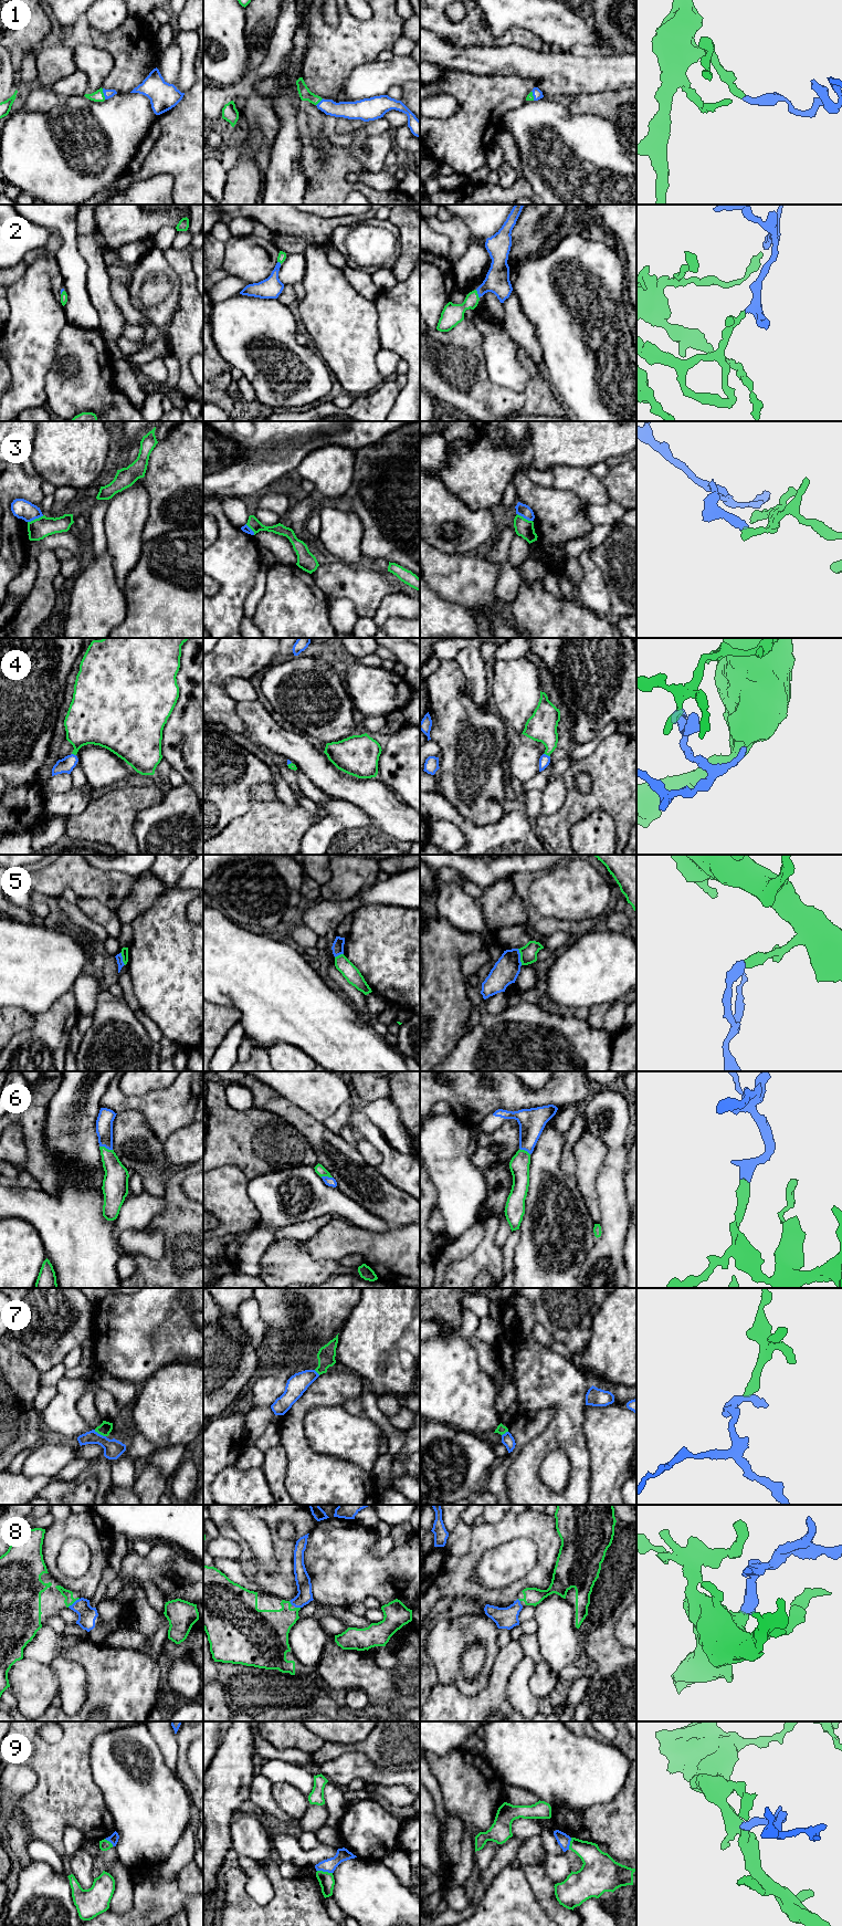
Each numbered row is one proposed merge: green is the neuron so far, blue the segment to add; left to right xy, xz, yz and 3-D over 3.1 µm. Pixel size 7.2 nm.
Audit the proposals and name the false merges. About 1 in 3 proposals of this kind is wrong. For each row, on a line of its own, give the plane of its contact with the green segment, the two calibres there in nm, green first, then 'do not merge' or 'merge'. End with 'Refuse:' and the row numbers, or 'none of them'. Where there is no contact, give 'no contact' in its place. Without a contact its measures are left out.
1: meets green in xy; 80 nm thick on the green side, 60 nm on the other; merge
2: meets green in yz; 160 nm thick on the green side, 180 nm on the other; merge
3: meets green in xy; 150 nm thick on the green side, 140 nm on the other; do not merge
4: meets green in yz; 220 nm thick on the green side, 80 nm on the other; merge
5: meets green in yz; 130 nm thick on the green side, 190 nm on the other; do not merge
6: meets green in xy; 180 nm thick on the green side, 130 nm on the other; merge
7: meets green in xy; 90 nm thick on the green side, 140 nm on the other; do not merge
8: meets green in xy; 70 nm thick on the green side, 130 nm on the other; merge
9: meets green in xz; 110 nm thick on the green side, 100 nm on the other; do not merge
Refuse: 3, 5, 7, 9

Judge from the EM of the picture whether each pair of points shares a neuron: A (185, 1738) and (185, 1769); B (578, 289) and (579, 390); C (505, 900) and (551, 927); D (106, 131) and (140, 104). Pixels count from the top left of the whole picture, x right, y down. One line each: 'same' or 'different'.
A: same
B: same
C: different
D: same

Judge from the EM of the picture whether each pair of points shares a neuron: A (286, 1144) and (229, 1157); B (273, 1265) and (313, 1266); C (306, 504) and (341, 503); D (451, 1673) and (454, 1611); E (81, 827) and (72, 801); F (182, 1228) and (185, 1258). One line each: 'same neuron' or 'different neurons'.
A: same neuron
B: same neuron
C: same neuron
D: different neurons
E: different neurons
F: same neuron

